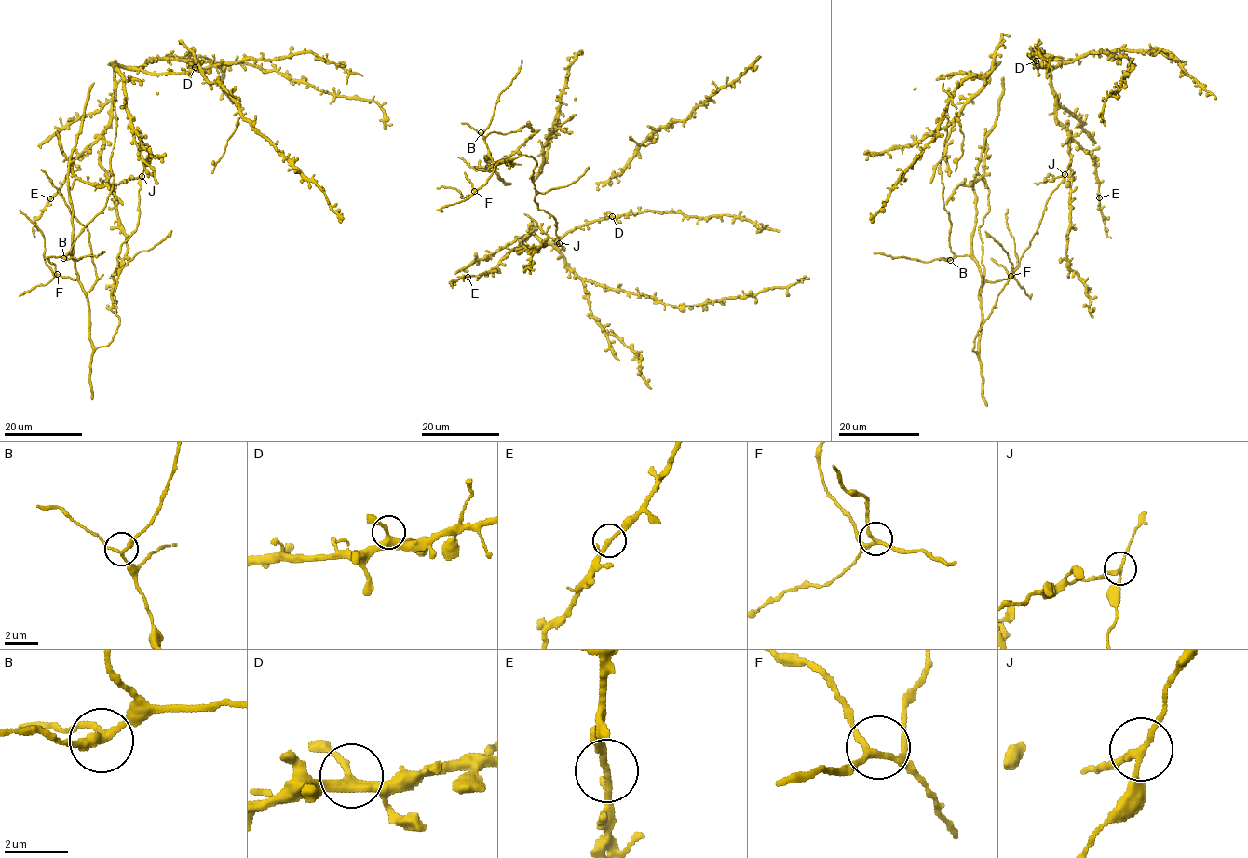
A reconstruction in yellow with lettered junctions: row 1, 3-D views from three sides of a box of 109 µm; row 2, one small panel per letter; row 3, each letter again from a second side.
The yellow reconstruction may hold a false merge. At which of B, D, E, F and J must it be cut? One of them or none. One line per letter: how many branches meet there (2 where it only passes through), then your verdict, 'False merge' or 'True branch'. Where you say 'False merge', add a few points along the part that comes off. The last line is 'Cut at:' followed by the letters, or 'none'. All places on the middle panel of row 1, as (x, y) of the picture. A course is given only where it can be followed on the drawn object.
B: Branches: 3. True branch
D: Branches: 3. True branch
E: Branches: 3. True branch
F: Branches: 3. True branch
J: Branches: 3. False merge. Course of the part to remove: (558, 243), (524, 213)
Cut at: J

